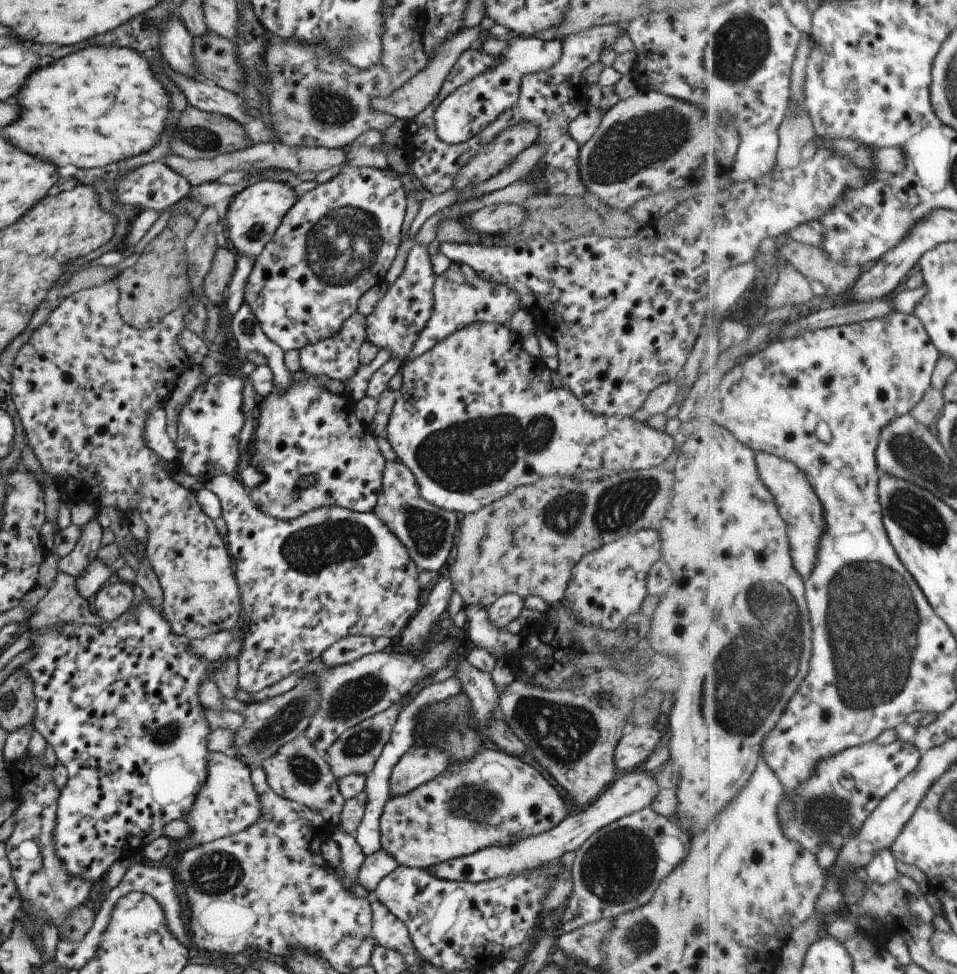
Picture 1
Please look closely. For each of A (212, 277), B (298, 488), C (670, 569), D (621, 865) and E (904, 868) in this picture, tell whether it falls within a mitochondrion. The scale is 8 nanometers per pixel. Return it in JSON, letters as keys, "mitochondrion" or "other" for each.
{"A":"other","B":"other","C":"other","D":"mitochondrion","E":"other"}

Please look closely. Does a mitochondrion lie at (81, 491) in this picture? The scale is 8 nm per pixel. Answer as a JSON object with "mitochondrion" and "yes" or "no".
{"mitochondrion":"no"}

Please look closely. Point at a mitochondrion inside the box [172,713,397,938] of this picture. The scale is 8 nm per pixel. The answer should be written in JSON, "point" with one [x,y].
{"point":[212,875]}

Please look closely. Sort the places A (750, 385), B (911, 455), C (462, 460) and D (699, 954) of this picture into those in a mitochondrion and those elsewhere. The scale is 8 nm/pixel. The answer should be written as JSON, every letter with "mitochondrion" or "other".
{"A":"other","B":"mitochondrion","C":"mitochondrion","D":"other"}

